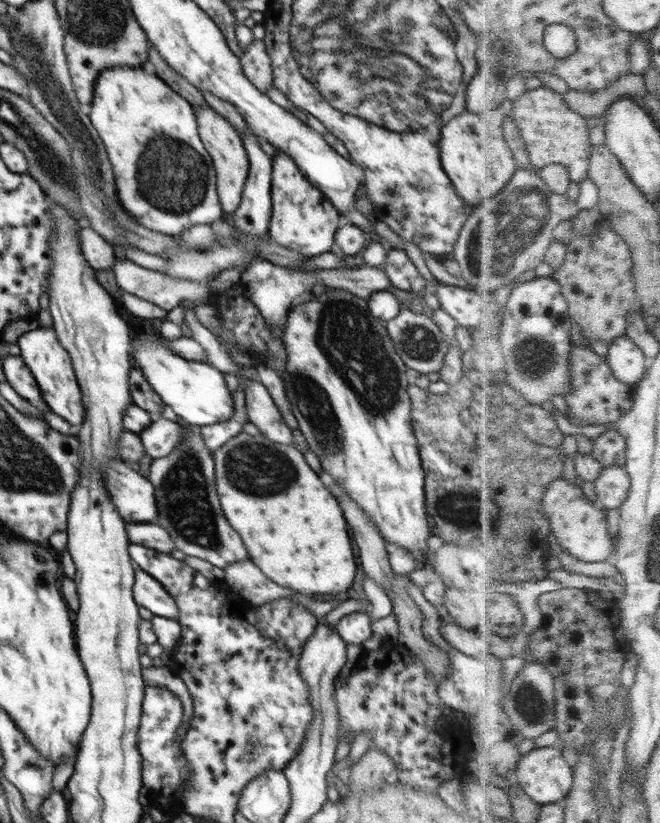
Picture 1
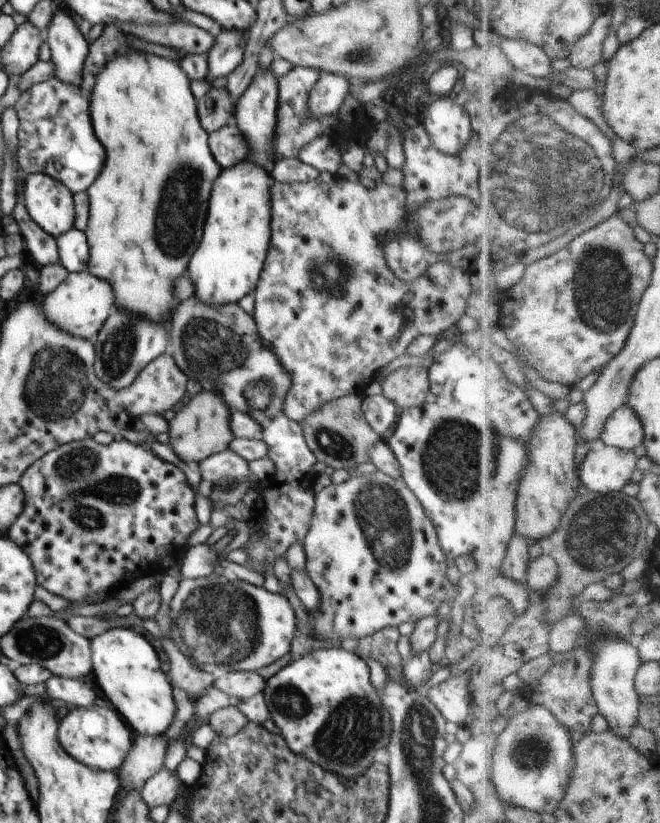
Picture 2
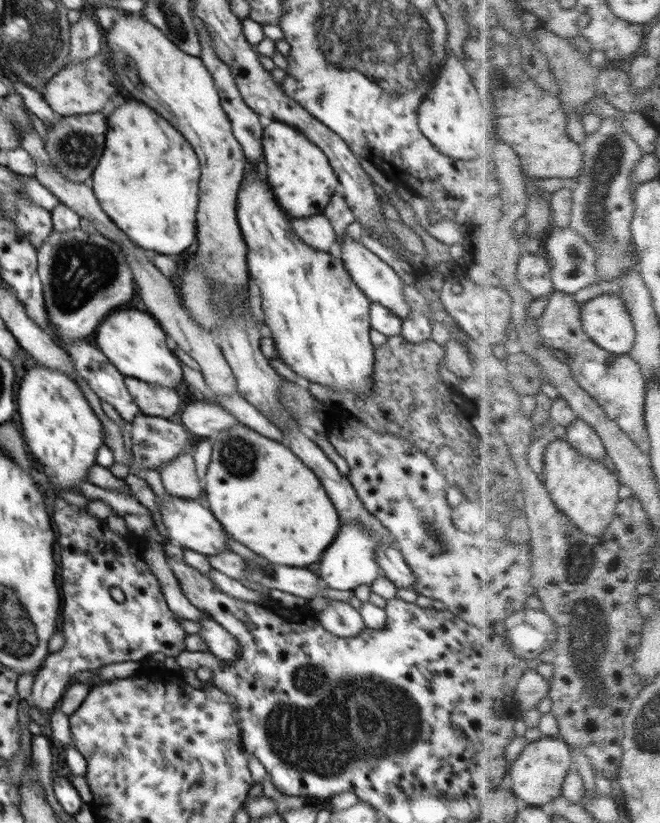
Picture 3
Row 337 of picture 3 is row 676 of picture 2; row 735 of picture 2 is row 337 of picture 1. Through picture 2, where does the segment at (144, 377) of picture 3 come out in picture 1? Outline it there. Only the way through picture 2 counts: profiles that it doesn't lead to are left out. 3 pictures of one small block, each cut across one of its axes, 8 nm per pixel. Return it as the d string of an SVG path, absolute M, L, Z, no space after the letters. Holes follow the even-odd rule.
M150 335L131 350L133 364L142 372L160 399L187 424L208 426L234 415L233 396L226 386L225 374L208 363L190 361L177 356L163 344L160 335Z

